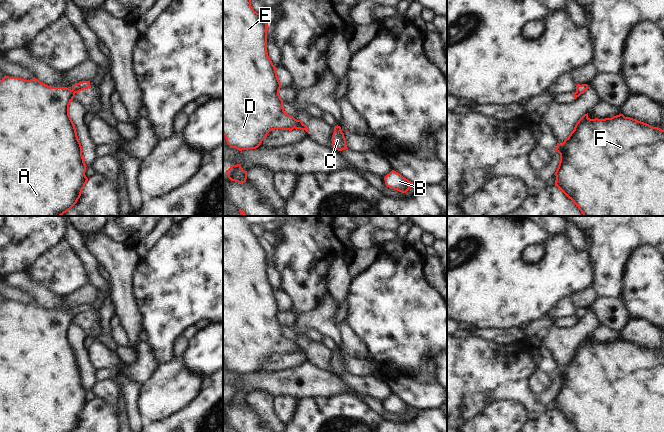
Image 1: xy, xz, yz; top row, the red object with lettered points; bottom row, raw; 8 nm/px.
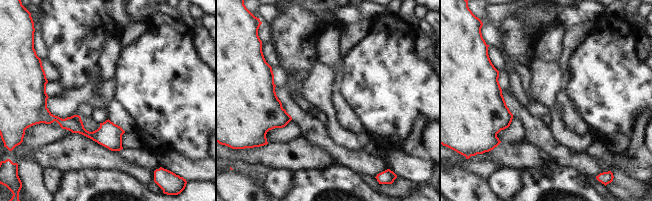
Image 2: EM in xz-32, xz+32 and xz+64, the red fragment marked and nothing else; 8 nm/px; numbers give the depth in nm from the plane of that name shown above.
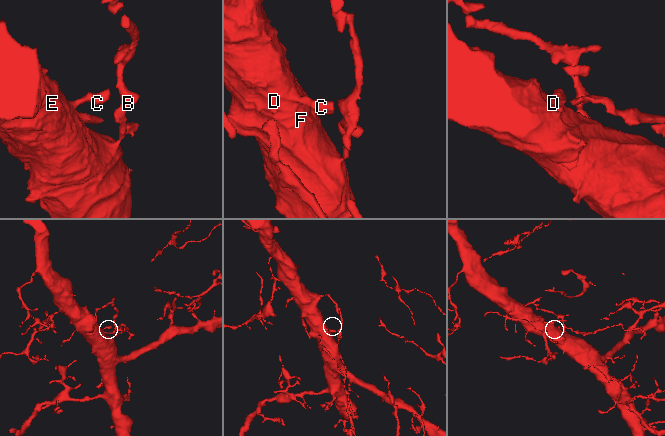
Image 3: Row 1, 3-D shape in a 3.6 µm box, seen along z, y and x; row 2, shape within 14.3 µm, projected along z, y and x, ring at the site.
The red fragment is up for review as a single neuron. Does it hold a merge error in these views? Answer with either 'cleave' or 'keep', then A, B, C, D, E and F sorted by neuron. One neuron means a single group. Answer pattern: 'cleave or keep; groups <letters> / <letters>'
keep; groups A B C D E F

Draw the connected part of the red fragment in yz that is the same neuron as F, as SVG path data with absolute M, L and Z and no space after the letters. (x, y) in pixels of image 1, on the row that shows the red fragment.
M584 114L576 123L574 130L562 144L555 149L560 154L560 162L555 172L557 186L578 207L583 216L664 216L664 130L653 127L623 114L605 119L590 119Z

